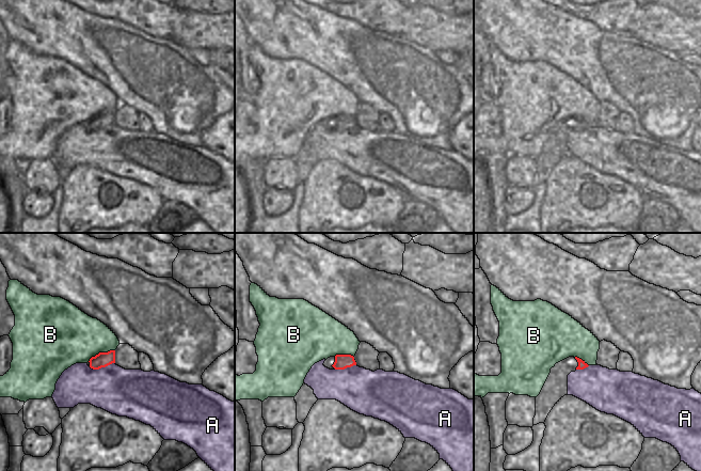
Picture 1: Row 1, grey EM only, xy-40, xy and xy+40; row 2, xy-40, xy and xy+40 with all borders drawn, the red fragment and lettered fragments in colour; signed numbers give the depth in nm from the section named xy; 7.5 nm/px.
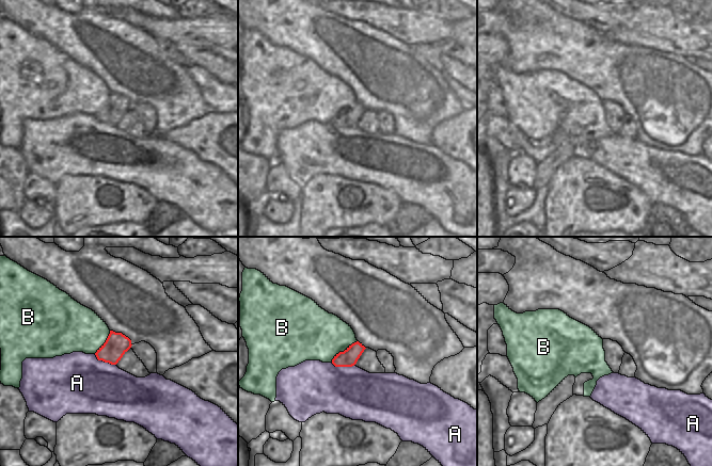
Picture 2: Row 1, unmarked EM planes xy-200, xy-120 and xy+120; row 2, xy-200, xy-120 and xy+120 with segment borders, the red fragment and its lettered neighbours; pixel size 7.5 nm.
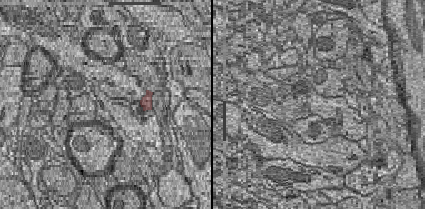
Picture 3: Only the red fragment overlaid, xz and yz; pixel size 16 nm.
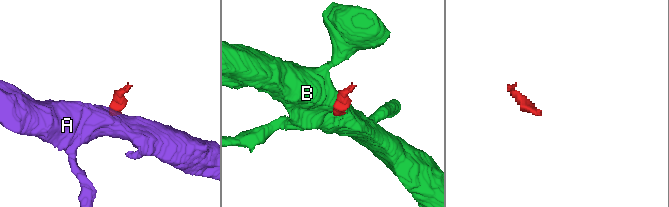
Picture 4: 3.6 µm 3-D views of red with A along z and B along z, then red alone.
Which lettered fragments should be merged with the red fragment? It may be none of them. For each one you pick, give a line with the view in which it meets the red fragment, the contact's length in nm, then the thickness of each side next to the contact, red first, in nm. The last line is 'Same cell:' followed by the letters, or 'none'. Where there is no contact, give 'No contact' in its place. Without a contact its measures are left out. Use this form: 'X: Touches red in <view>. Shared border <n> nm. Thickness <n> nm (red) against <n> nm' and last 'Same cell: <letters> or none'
Same cell: none.

